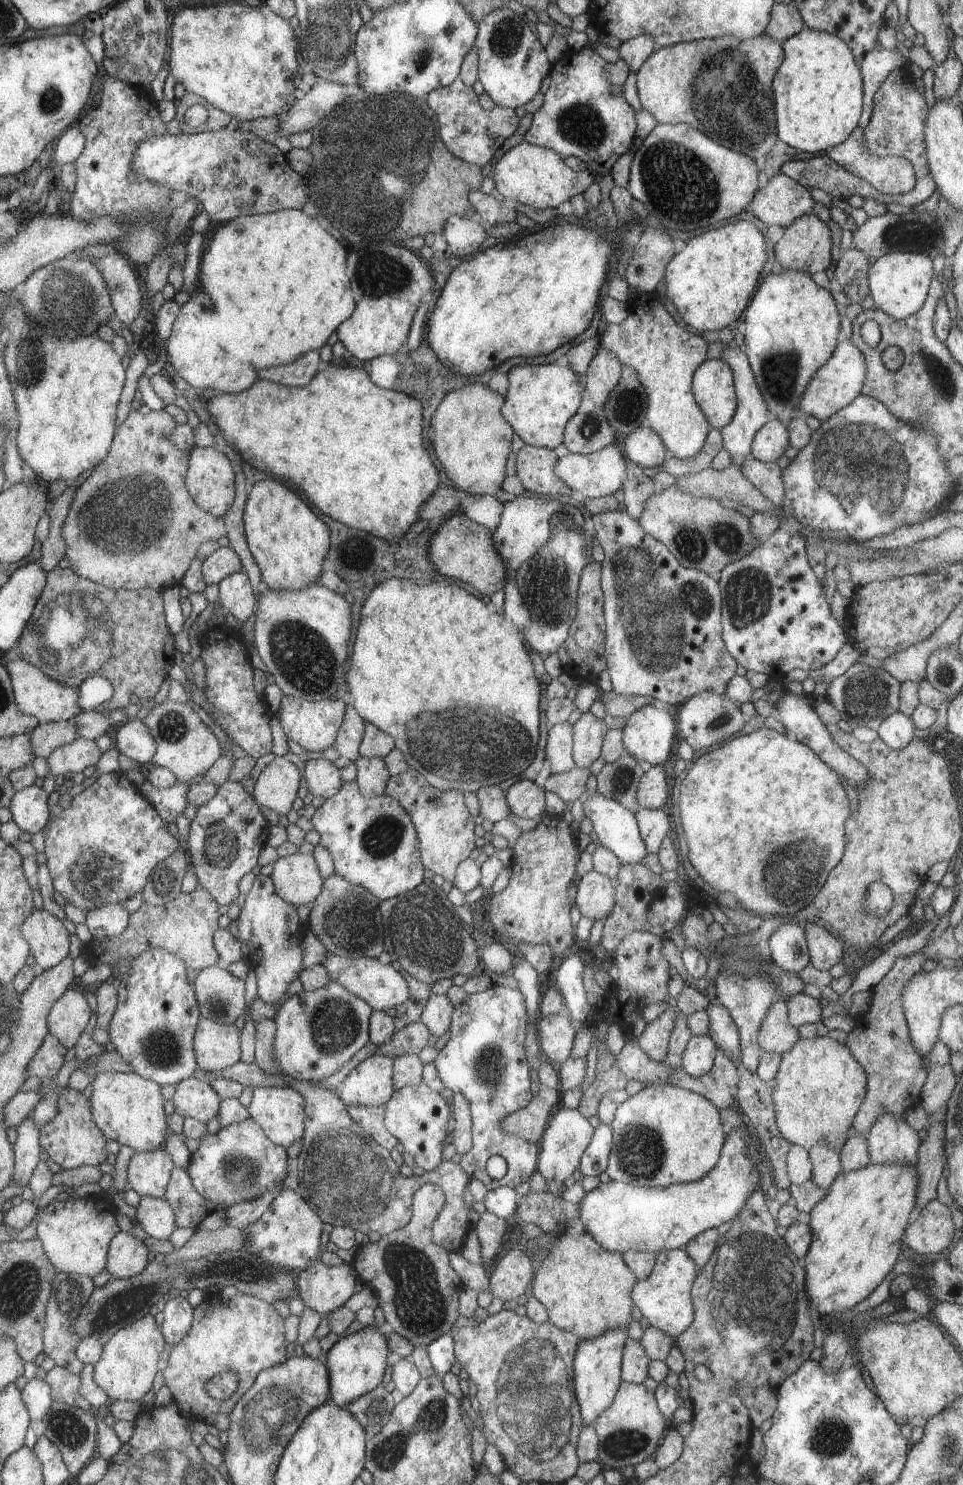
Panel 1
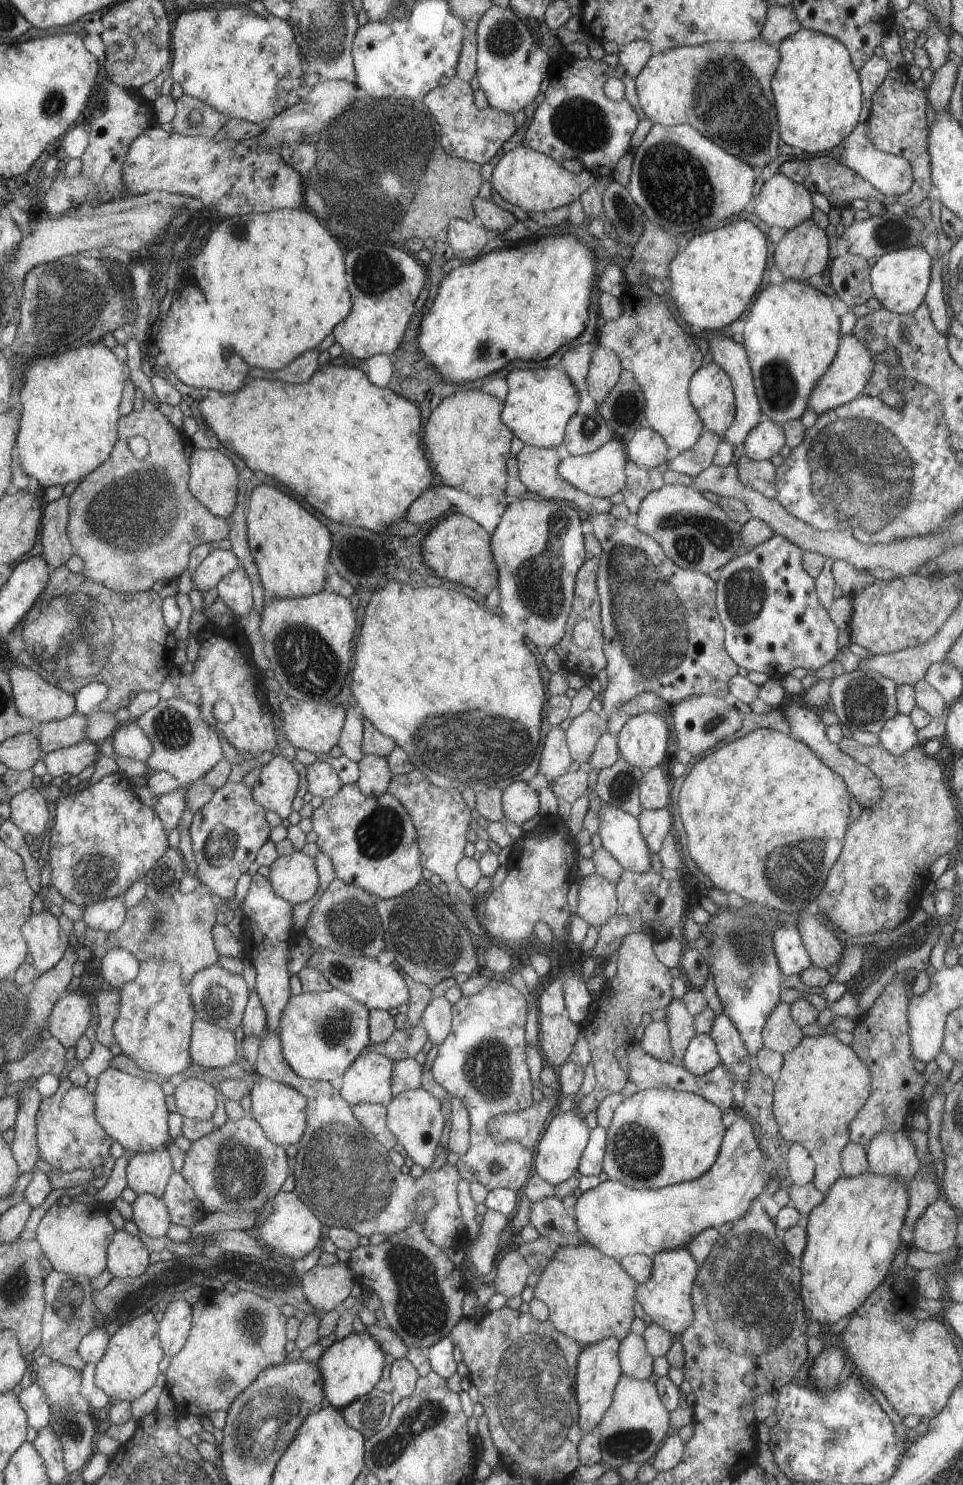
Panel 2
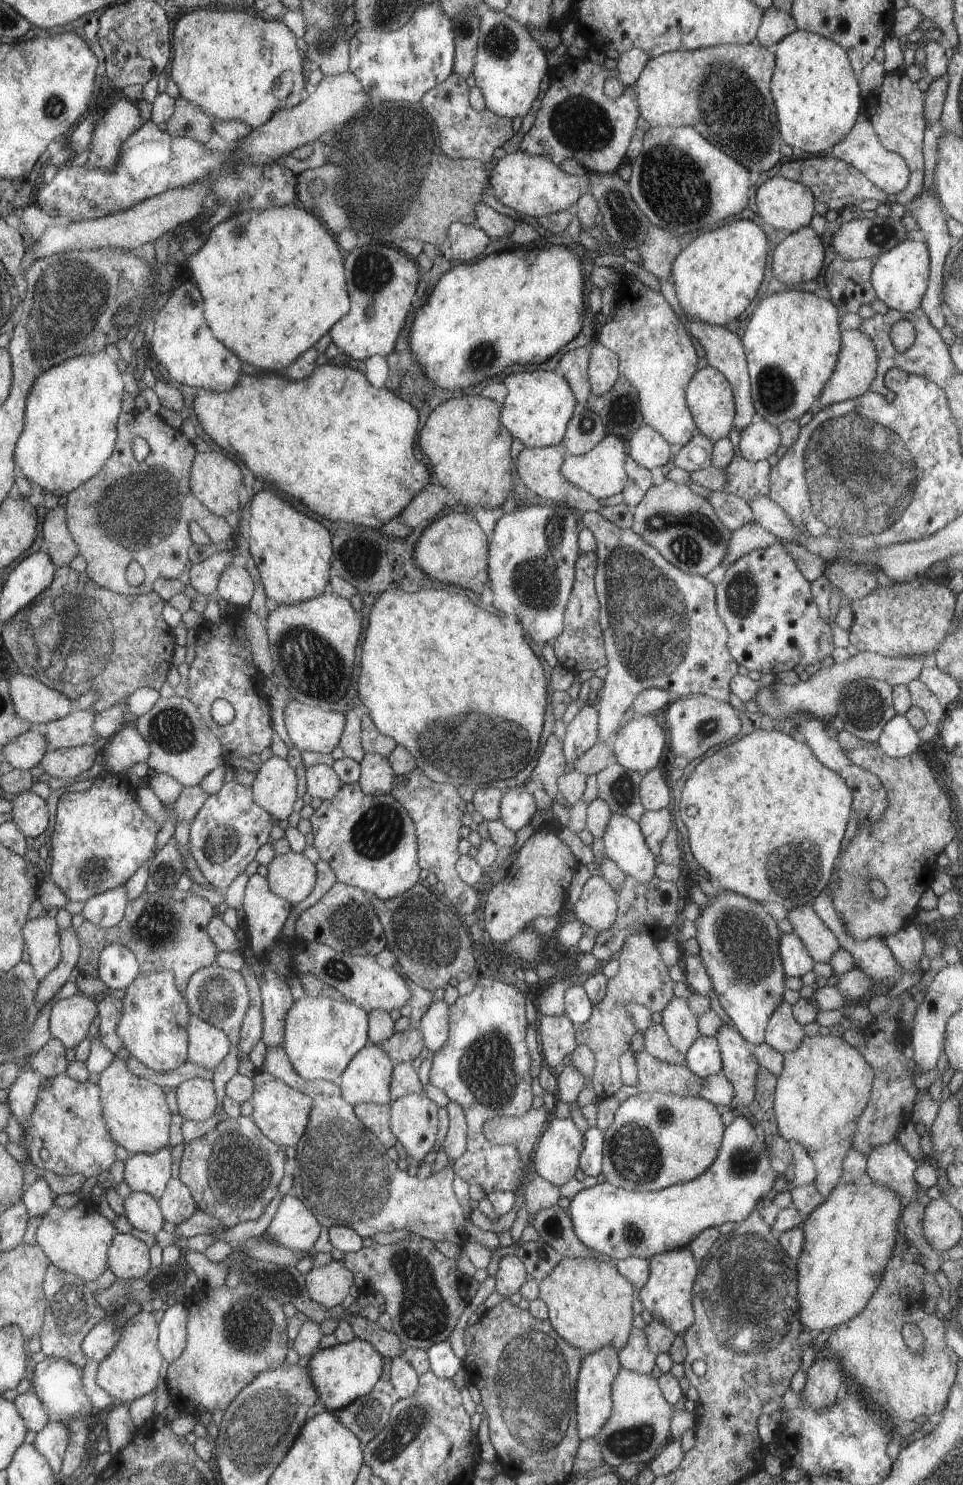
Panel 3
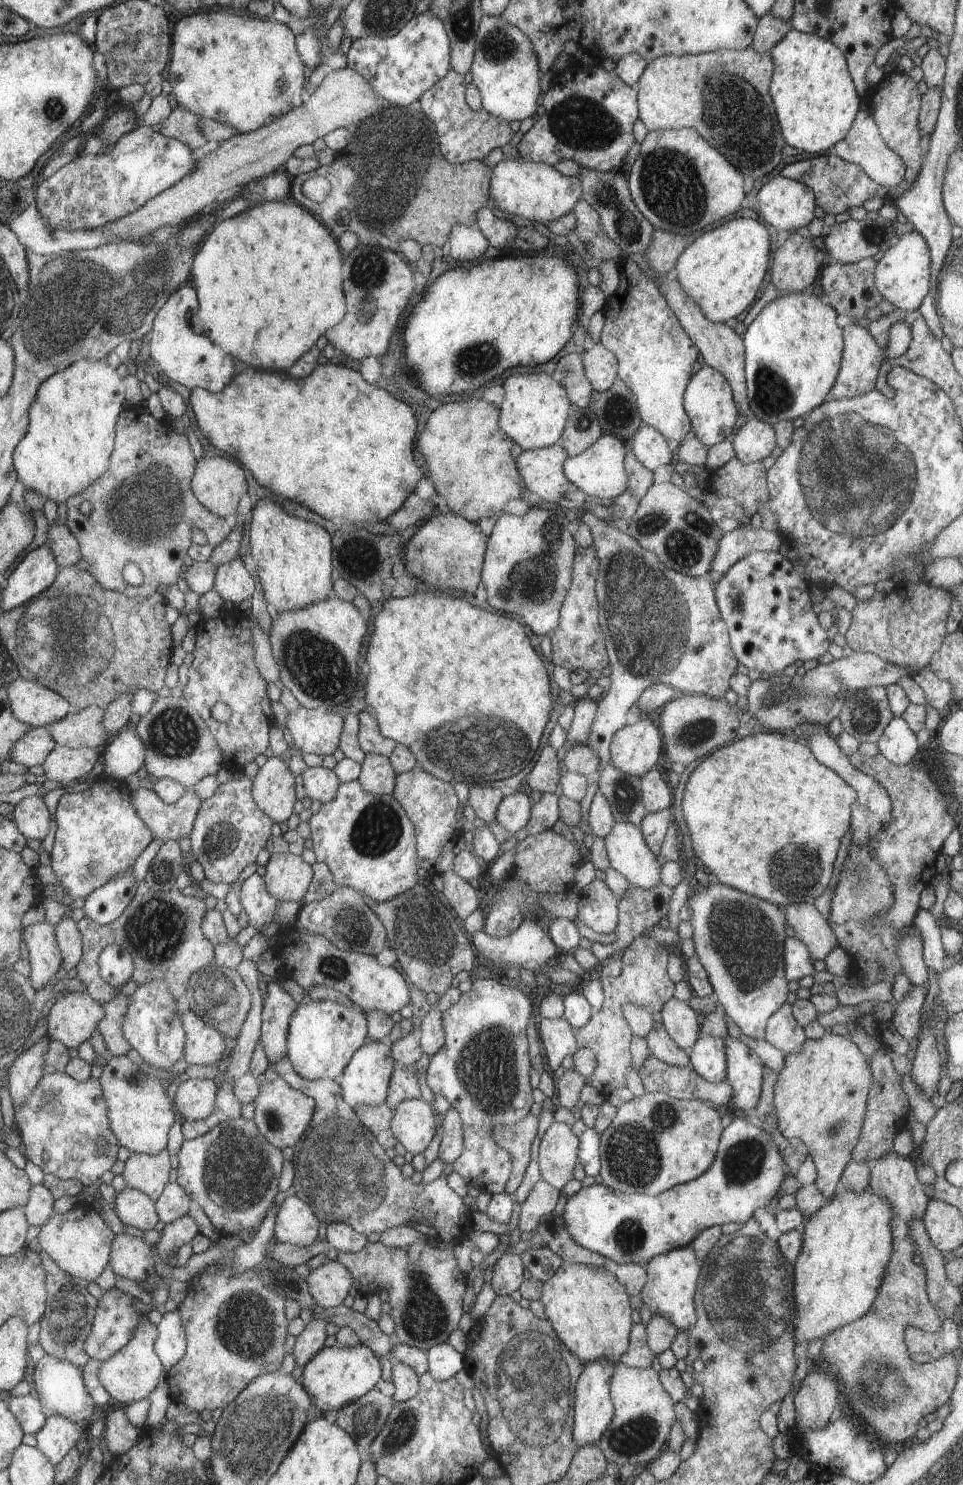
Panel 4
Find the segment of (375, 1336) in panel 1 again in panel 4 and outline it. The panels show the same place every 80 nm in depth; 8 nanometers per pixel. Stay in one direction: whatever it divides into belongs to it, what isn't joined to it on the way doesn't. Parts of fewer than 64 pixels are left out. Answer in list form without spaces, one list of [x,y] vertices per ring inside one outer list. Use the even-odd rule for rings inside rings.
[[[362,1344],[352,1348],[324,1347],[304,1365],[302,1378],[302,1385],[323,1413],[327,1410],[339,1411],[374,1388],[374,1384],[382,1378],[380,1360],[370,1347]]]

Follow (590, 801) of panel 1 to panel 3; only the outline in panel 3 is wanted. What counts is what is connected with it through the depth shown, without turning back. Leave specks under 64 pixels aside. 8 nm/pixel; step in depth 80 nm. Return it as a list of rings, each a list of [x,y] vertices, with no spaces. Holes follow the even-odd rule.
[[[612,814],[601,839],[605,857],[618,864],[626,875],[650,882],[655,877],[656,858],[648,849],[639,822],[628,816]]]

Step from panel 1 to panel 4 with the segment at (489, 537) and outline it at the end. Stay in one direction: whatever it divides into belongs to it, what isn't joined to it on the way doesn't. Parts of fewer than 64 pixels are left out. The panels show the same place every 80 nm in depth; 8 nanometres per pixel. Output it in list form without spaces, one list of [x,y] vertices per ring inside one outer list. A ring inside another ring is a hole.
[[[442,509],[442,513],[431,516],[416,528],[416,532],[405,546],[403,559],[406,570],[440,592],[453,590],[472,594],[482,581],[483,562],[486,558],[488,536],[479,523],[454,515]]]

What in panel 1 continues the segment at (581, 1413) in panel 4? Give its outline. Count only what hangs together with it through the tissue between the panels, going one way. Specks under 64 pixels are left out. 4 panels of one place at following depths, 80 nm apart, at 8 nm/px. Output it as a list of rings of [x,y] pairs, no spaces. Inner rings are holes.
[[[628,1327],[606,1331],[602,1336],[580,1340],[574,1360],[575,1369],[575,1398],[579,1402],[579,1409],[582,1411],[583,1424],[593,1424],[598,1415],[608,1408],[616,1391],[621,1385],[621,1362],[623,1359],[623,1348],[628,1337]]]

